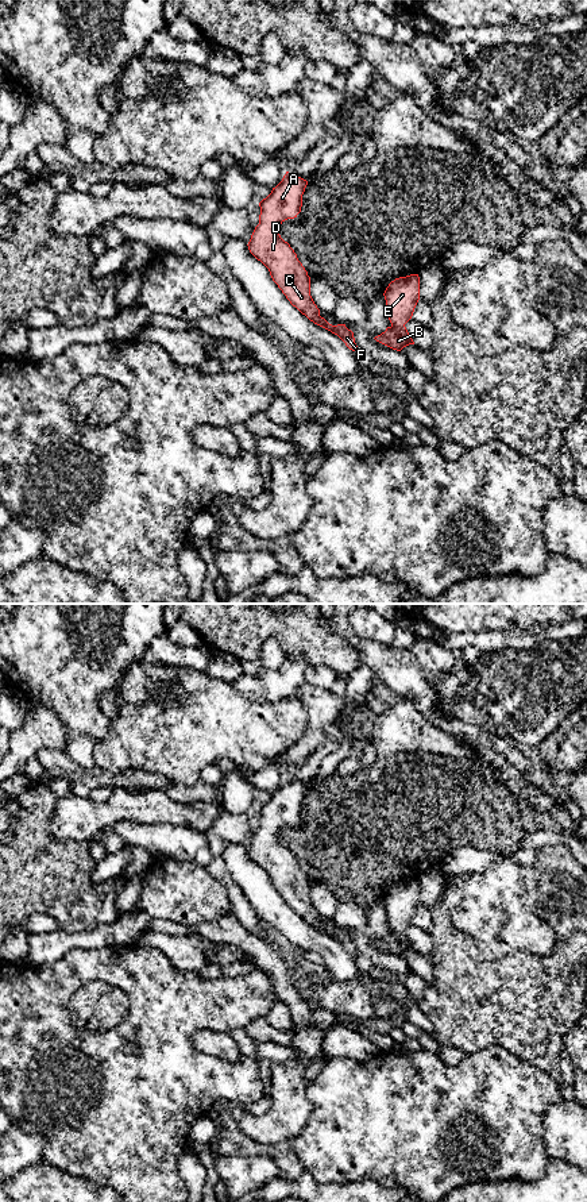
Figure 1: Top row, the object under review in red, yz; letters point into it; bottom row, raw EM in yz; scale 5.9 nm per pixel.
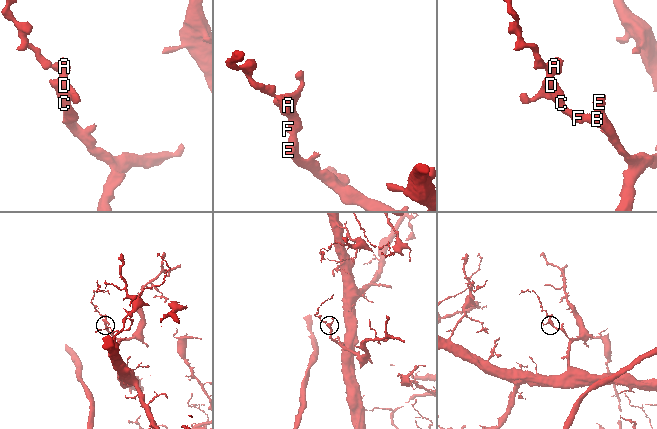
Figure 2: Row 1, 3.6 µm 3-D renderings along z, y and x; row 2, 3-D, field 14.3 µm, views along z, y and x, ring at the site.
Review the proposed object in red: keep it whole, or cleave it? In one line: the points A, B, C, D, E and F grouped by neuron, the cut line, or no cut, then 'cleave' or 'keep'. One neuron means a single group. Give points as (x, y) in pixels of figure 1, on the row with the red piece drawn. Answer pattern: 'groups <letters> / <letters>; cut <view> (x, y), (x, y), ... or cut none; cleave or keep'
groups A B C D E F; cut none; keep

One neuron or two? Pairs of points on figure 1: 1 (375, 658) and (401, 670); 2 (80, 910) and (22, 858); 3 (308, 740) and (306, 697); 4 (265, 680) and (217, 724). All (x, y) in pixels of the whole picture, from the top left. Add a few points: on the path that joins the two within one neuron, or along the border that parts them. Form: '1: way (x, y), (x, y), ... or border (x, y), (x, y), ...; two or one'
1: way (382, 659), (394, 667); one
2: way (65, 900), (37, 873); one
3: way (315, 729), (315, 708); one
4: border (231, 684), (250, 701), (275, 702); two

